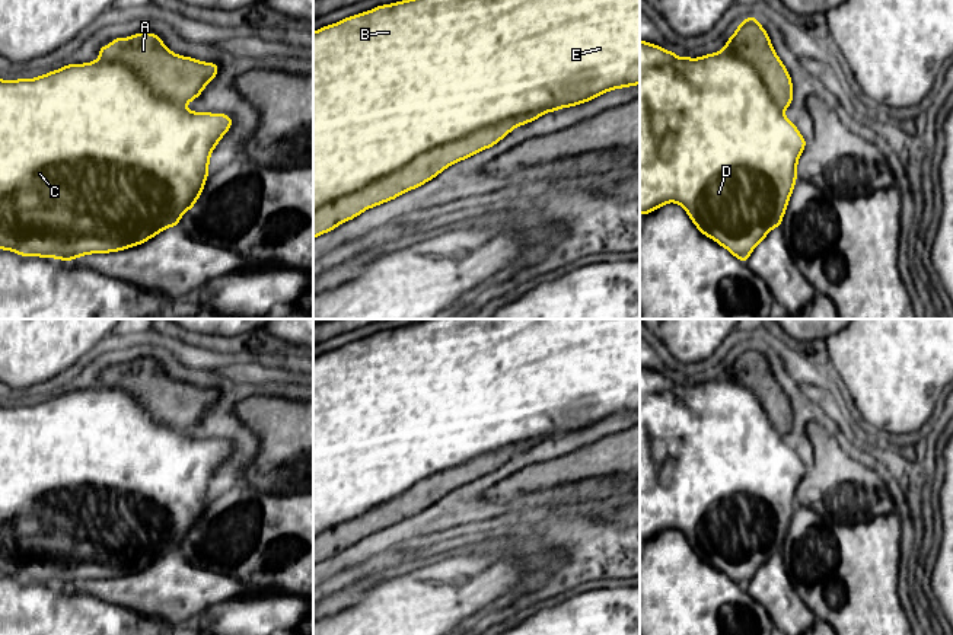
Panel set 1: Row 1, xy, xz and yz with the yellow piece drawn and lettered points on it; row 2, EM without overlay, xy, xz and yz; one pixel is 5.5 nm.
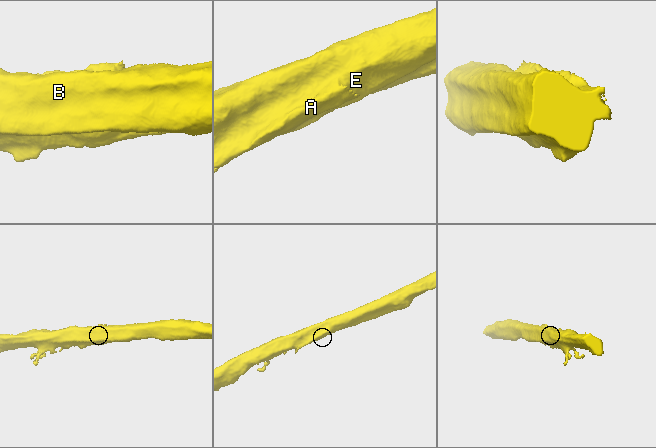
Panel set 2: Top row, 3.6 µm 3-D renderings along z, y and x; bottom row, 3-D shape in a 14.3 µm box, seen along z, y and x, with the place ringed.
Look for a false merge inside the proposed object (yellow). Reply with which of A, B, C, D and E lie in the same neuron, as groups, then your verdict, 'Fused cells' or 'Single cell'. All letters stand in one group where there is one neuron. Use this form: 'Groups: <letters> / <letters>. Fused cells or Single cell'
Groups: A / B C D E. Fused cells

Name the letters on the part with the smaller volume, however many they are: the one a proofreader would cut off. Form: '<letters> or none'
A

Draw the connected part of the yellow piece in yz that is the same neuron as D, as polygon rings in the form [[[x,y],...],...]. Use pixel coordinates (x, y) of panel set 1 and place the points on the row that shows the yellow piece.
[[[640,41],[640,214],[647,216],[667,202],[676,202],[685,208],[688,217],[704,236],[726,248],[739,261],[748,262],[758,243],[772,229],[781,227],[783,216],[797,181],[797,163],[806,144],[807,141],[799,128],[775,105],[758,71],[748,61],[723,50],[699,58],[681,58],[676,52],[660,45]]]

